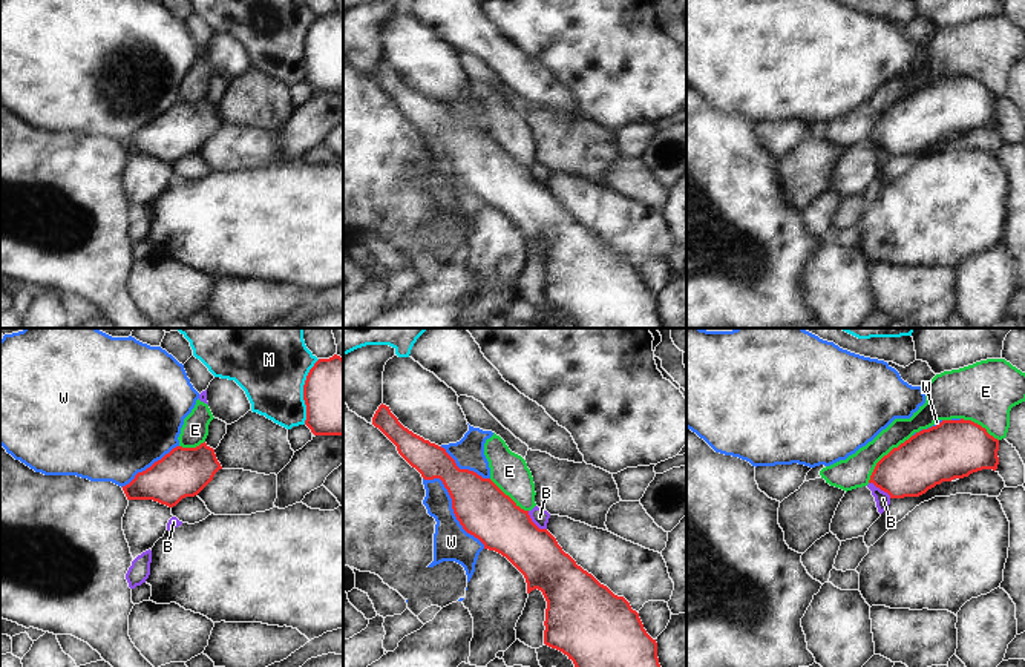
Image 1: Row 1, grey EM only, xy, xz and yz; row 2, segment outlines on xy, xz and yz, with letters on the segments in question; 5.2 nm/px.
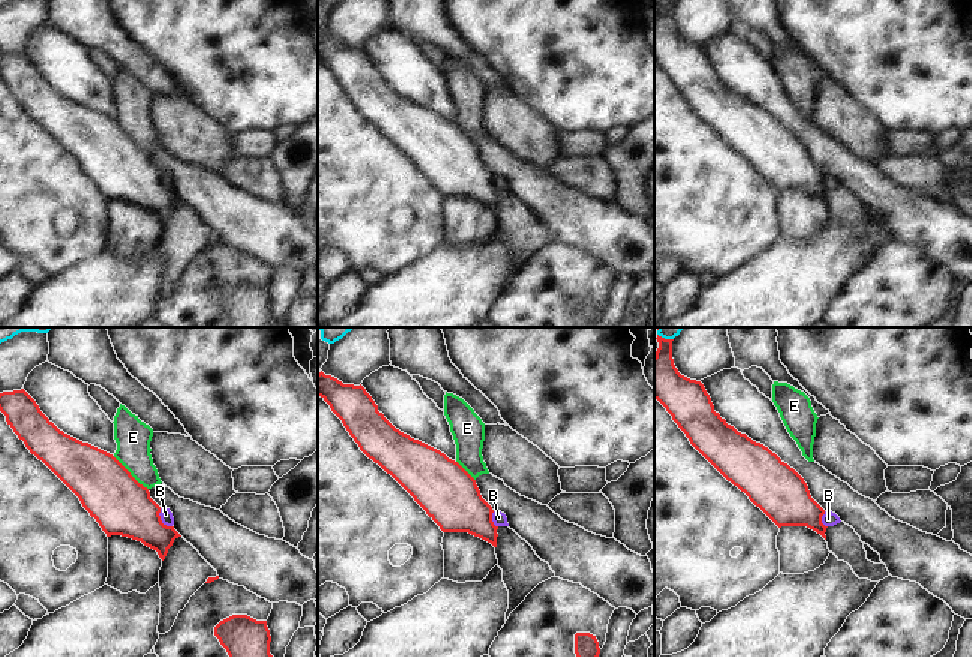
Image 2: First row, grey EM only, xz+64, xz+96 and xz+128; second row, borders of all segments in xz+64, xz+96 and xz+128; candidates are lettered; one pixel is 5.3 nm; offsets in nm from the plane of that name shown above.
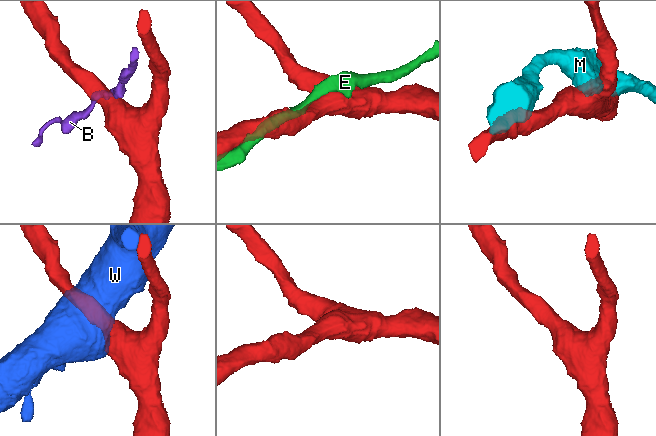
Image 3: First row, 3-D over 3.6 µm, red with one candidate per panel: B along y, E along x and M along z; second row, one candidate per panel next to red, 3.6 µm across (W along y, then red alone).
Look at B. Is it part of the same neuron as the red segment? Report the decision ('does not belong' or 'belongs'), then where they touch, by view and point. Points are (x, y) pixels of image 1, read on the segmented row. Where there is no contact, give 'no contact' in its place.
does not belong; meets red in xz at (533, 523)

